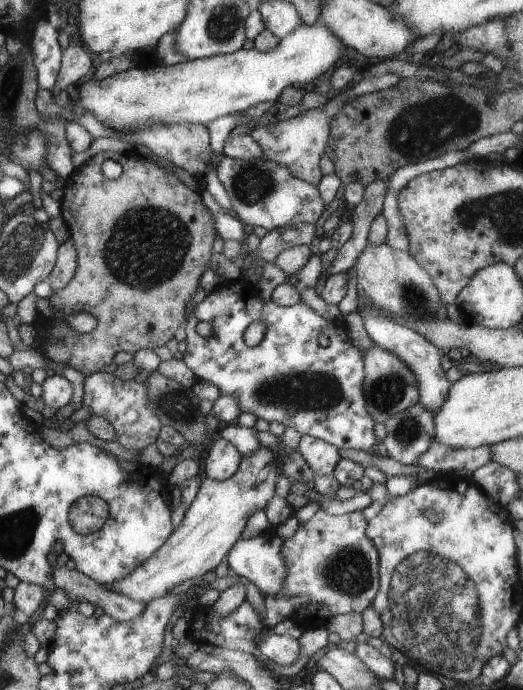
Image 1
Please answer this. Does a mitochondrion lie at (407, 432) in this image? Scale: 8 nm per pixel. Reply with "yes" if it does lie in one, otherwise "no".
yes

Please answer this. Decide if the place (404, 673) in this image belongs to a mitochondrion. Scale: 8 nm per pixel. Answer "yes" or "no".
yes

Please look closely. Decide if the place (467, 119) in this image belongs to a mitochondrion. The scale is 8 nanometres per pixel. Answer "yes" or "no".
yes

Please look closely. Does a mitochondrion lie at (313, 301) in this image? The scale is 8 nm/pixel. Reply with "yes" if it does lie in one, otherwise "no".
no

